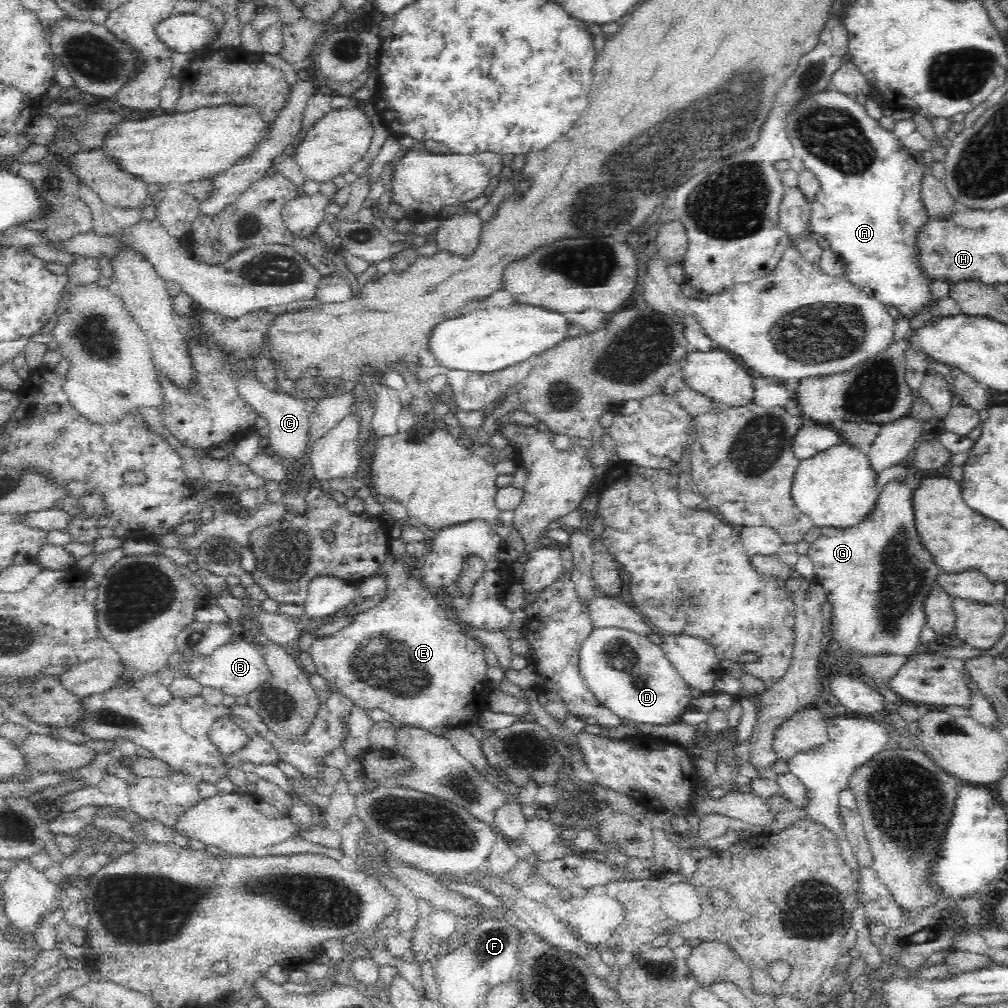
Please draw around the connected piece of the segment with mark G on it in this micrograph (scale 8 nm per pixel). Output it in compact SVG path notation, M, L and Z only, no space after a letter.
M890 482L886 484L878 498L877 510L866 518L866 521L854 526L852 528L830 528L822 527L821 534L818 536L816 542L810 544L810 550L808 550L808 557L812 560L815 576L818 582L824 587L825 600L830 602L832 606L832 620L830 620L830 636L833 642L838 644L836 648L836 654L840 658L850 658L852 660L852 652L858 652L860 656L886 656L887 654L894 654L894 656L906 656L908 659L913 655L916 655L919 651L925 649L925 646L920 642L920 632L922 628L927 624L926 613L924 613L924 604L926 604L926 598L930 596L933 586L936 583L936 578L941 569L938 563L935 562L934 556L931 551L924 546L922 538L918 535L916 530L917 524L915 523L915 511L913 506L913 495L909 484Z

